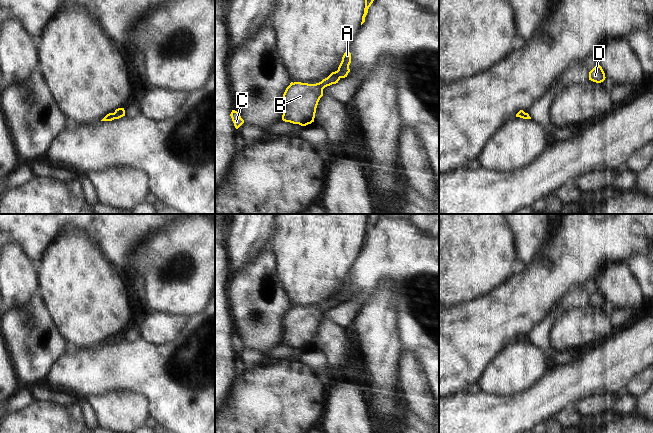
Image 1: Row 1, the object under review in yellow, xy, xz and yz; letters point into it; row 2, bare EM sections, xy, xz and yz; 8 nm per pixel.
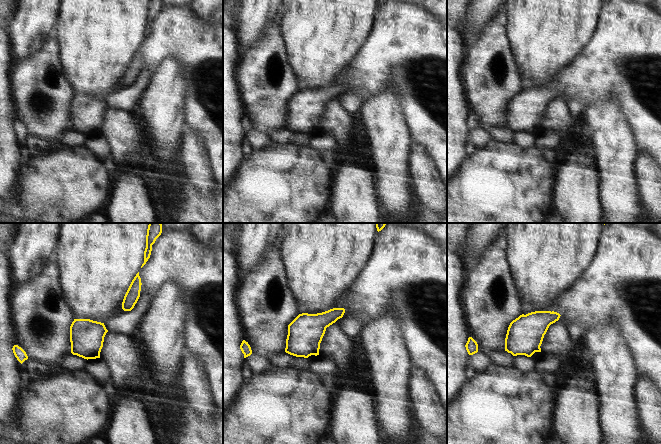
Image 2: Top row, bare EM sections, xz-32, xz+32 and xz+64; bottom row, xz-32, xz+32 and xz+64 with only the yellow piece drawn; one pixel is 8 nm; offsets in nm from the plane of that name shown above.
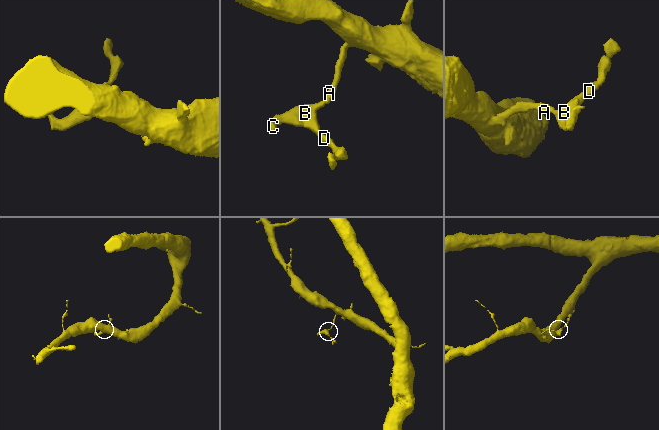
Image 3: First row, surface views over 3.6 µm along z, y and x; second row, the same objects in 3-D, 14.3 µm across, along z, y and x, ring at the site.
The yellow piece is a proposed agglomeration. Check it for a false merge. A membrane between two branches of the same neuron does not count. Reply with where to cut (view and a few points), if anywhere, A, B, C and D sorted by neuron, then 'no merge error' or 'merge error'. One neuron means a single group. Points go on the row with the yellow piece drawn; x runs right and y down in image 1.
no cut | A B C D | no merge error

